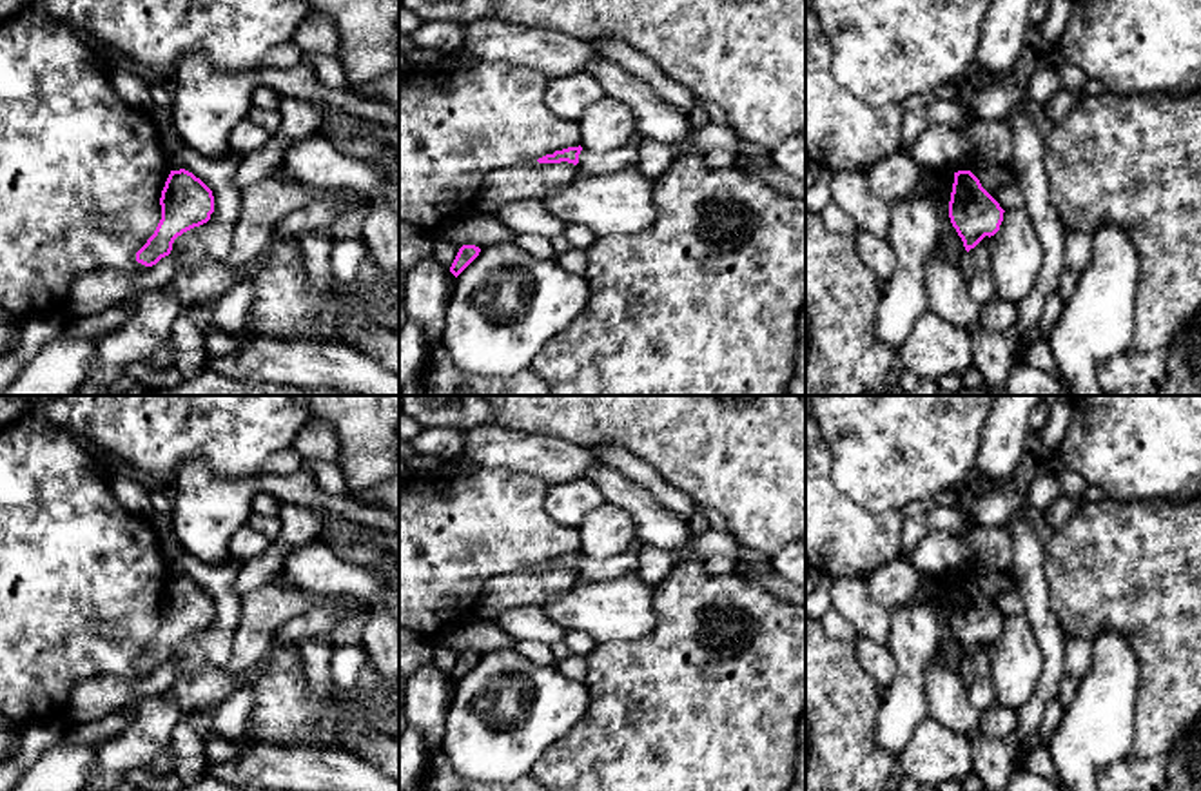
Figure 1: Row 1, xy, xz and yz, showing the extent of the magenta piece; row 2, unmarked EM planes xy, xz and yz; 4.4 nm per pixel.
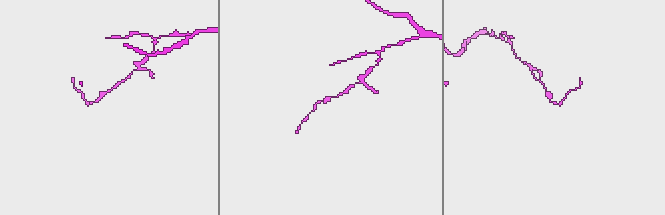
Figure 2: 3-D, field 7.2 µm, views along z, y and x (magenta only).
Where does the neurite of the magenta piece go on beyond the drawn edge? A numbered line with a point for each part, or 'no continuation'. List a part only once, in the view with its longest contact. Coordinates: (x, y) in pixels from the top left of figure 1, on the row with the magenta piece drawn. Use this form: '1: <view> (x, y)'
no continuation

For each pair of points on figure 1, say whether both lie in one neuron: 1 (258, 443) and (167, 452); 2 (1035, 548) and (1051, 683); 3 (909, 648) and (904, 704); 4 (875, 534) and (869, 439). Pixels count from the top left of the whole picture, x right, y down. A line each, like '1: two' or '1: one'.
1: one
2: one
3: one
4: two

